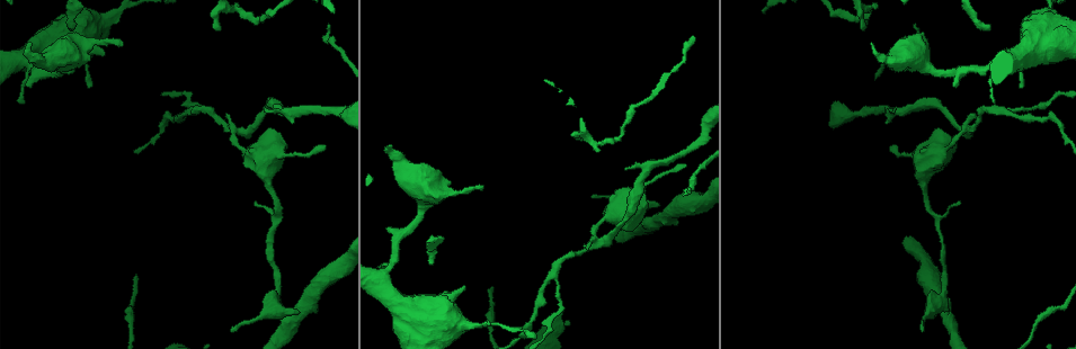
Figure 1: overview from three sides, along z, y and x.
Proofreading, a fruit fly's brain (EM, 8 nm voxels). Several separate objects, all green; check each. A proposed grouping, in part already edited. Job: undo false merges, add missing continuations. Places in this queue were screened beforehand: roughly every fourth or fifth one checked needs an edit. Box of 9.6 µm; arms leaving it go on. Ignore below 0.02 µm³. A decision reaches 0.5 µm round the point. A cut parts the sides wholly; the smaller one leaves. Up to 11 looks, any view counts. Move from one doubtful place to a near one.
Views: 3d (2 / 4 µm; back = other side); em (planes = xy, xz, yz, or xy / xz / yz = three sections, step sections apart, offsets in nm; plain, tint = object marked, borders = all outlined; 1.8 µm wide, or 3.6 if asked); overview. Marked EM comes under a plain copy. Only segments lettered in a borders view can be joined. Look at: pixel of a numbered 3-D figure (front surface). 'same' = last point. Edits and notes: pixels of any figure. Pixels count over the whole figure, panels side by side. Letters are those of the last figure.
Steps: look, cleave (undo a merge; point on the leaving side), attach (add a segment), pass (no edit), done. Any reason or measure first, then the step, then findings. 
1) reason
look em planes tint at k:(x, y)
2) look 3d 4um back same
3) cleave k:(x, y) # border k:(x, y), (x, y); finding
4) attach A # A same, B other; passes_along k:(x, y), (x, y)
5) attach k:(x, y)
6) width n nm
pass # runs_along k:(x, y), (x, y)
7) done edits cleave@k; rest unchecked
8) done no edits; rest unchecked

calibre changes
look em planes borders at 1:(236, 128)

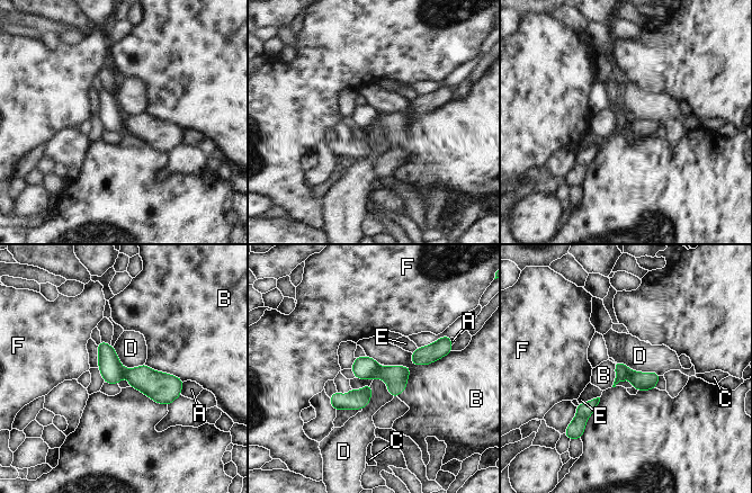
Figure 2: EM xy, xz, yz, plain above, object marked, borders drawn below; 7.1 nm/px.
cleave 2:(395, 377) # A other, B other, C other, D other, E other, F other; border 2:(378, 368), (373, 377); two cells meet here

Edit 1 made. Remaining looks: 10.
redraw
look overview

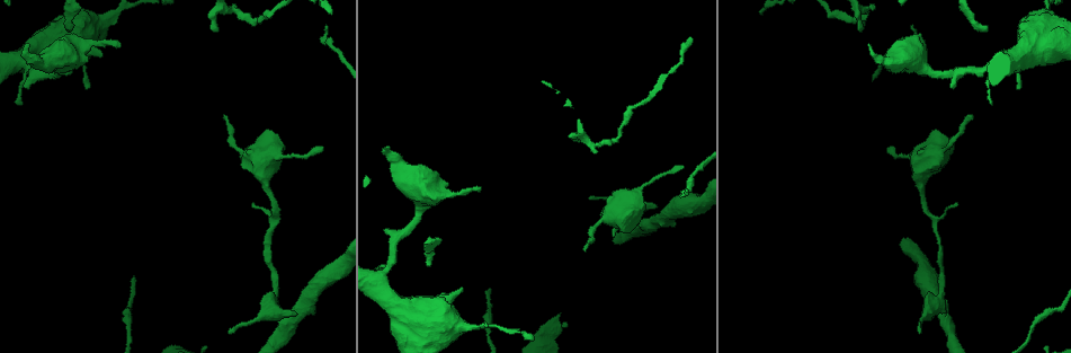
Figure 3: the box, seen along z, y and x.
free end
look 3d 4um at 3:(27, 86)

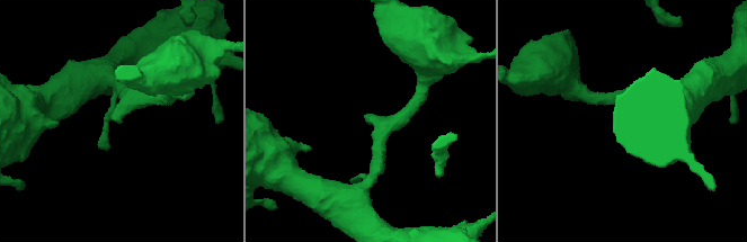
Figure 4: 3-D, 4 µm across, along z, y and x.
arm_widths 200, 280 nm; now the EM
look em 3.6um planes borders at 4:(371, 116)

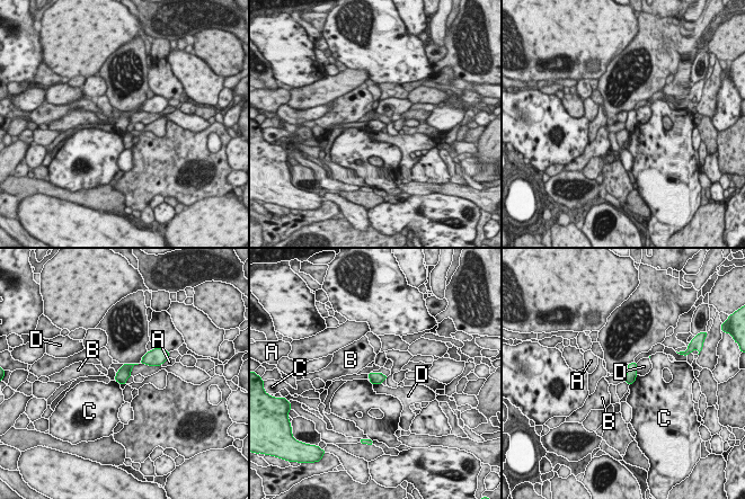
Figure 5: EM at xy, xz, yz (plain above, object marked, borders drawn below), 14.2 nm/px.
longest_contact C 220 nm
pass # A other, B other, C other, D other; none of them fits

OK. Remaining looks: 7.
an open end
look em yz step 8 borders at 3:(868, 47)

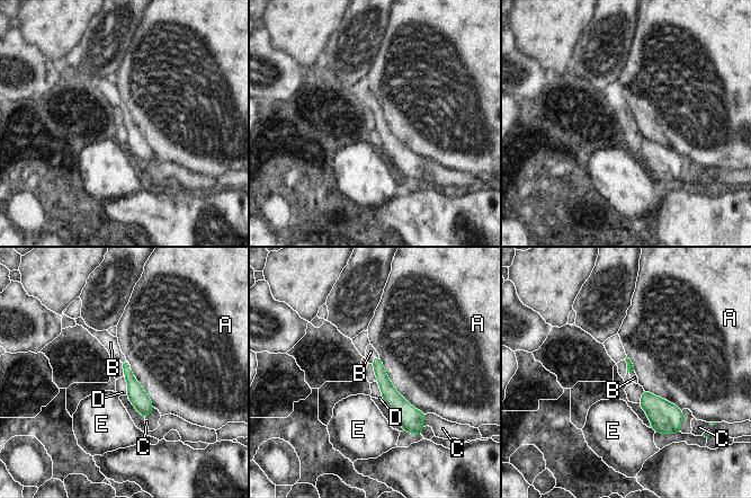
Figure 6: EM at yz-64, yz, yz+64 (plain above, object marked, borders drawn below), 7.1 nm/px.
another direction
look em planes borders same

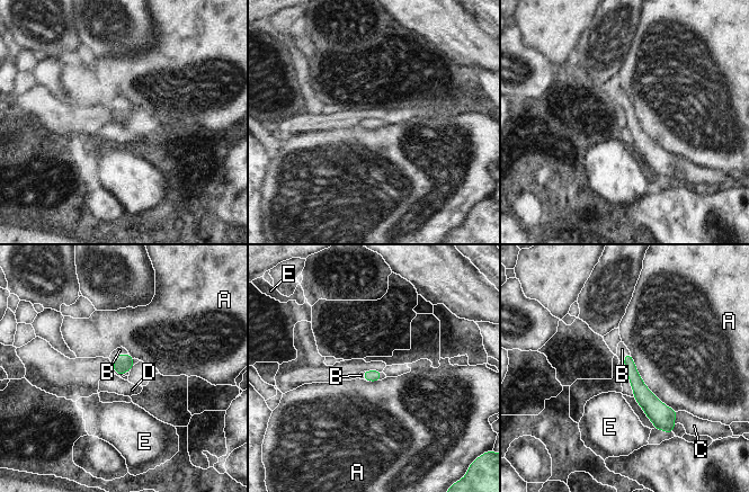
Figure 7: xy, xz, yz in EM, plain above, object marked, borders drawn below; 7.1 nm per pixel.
attach B # A other, B same, C other, D other, E other; passes_along 7:(123, 363), (119, 354), (119, 350); the cell continues

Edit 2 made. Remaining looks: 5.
look overview

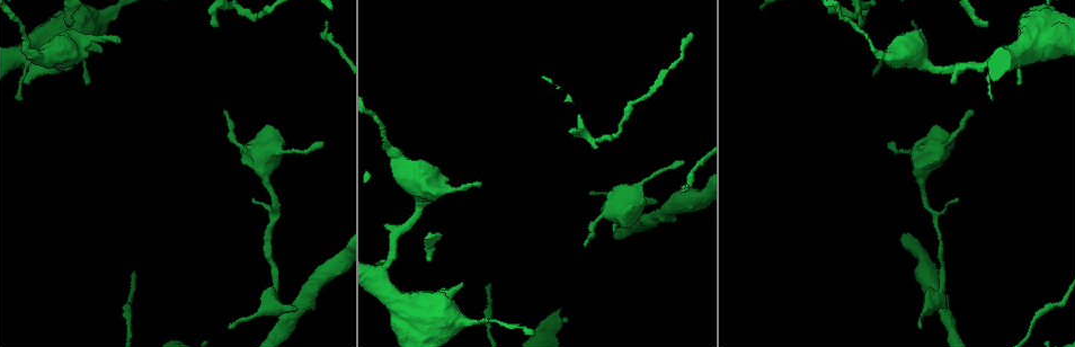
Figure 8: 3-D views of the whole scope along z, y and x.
look 3d 2um at 8:(479, 183)

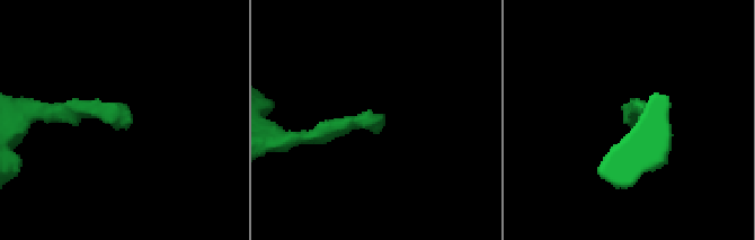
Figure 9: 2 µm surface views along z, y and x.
look em yz step 16 borders at 9:(383, 114)

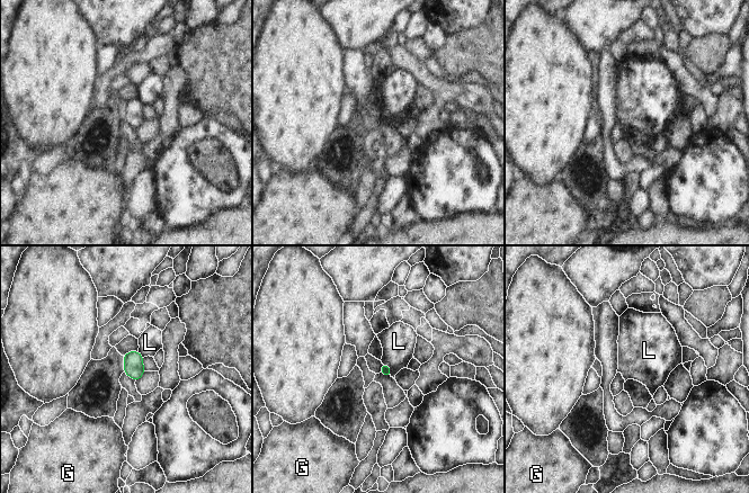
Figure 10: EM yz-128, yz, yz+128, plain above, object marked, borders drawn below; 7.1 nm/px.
another direction
look em planes borders same

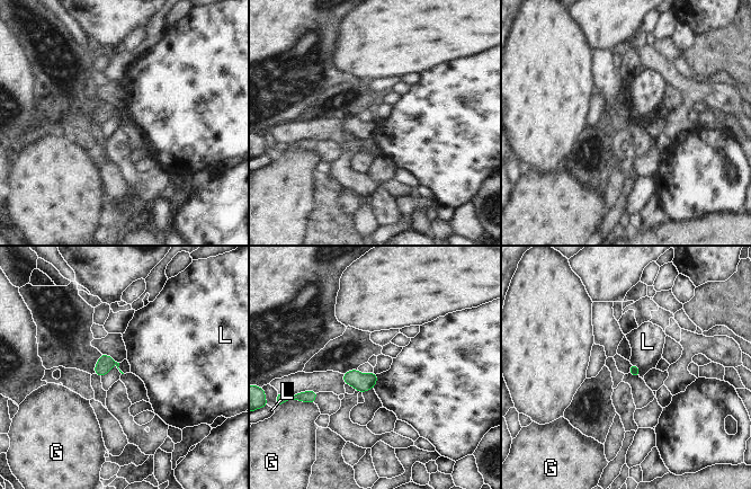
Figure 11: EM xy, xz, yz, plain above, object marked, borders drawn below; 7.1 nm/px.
pass # G other, L other; border 11:(631, 363), (638, 367), (640, 375); no lettered segment goes on from it

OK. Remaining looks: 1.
done edits cleave@2, attach@7; rest unchecked

